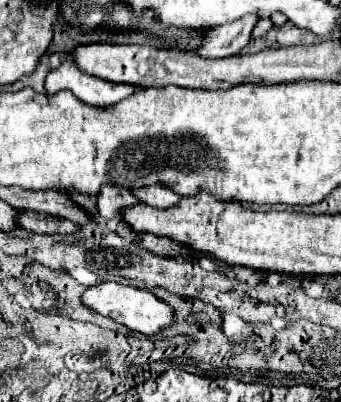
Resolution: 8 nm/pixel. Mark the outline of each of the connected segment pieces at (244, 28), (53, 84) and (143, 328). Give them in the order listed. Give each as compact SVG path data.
M246 14L230 24L220 26L218 30L212 30L202 48L198 48L198 54L210 58L228 58L240 54L240 50L252 40L252 28L258 20L258 14Z
M64 54L60 60L60 66L52 68L44 82L46 96L52 96L60 90L70 90L78 100L92 106L110 106L130 96L136 90L136 86L114 84L102 78L96 78L92 74L86 74L74 64L70 54Z
M102 282L102 284L86 288L80 300L82 300L84 306L92 308L94 312L98 312L102 316L108 316L108 318L128 326L130 330L138 330L146 336L152 336L152 334L160 332L162 328L166 328L174 322L174 312L166 302L158 300L152 292L136 288L136 286L124 286L124 284L116 284L116 282Z

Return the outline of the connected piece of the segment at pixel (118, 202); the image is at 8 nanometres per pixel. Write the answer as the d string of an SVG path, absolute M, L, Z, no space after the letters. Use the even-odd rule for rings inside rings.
M106 184L96 196L96 204L102 218L108 220L108 218L120 218L120 210L138 204L138 198L128 188Z

